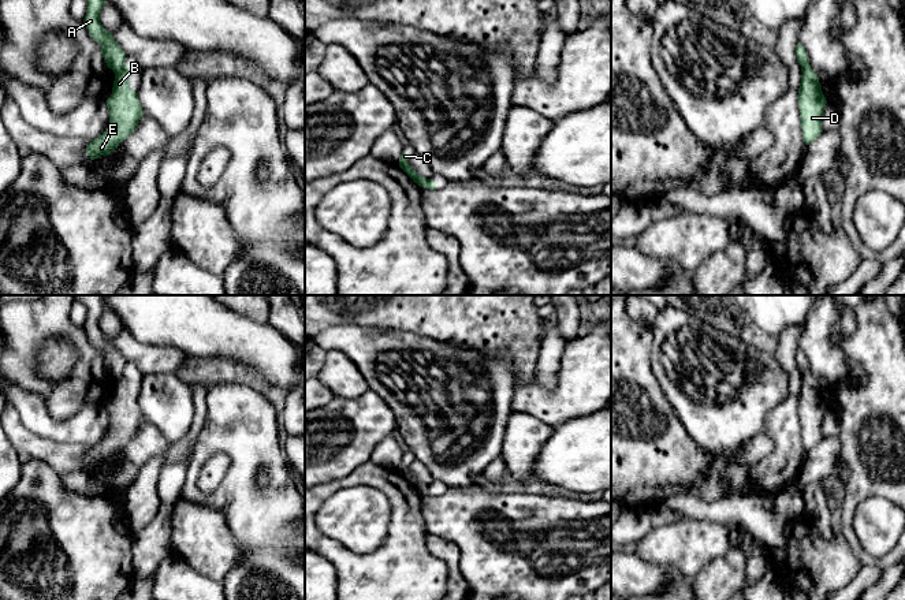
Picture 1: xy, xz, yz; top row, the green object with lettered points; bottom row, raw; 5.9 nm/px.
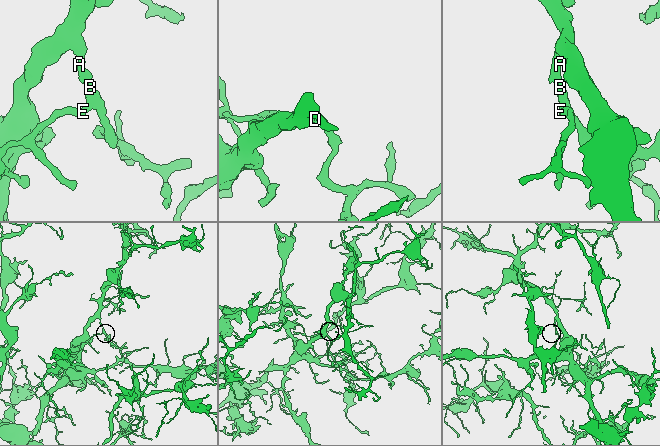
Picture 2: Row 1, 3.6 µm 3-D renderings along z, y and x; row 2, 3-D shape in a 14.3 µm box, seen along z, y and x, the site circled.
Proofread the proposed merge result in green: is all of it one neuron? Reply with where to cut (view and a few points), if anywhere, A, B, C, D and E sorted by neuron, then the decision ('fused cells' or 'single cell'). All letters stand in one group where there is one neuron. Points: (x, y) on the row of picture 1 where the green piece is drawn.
xy (123, 63), (115, 73) | A C / B D E | fused cells

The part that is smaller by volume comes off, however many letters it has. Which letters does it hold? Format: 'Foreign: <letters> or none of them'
Foreign: B, D, E

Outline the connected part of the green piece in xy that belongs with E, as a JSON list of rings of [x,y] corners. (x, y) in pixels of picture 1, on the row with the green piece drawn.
[[[124,64],[115,72],[112,94],[107,100],[107,107],[111,124],[107,131],[87,145],[86,154],[92,160],[113,152],[120,142],[133,134],[145,113],[138,93],[130,89],[130,70]]]

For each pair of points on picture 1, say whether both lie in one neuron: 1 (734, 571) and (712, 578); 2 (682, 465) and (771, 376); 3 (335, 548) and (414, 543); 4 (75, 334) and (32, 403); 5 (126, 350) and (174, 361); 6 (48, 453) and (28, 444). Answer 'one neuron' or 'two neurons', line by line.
1: one neuron
2: two neurons
3: one neuron
4: two neurons
5: one neuron
6: one neuron

